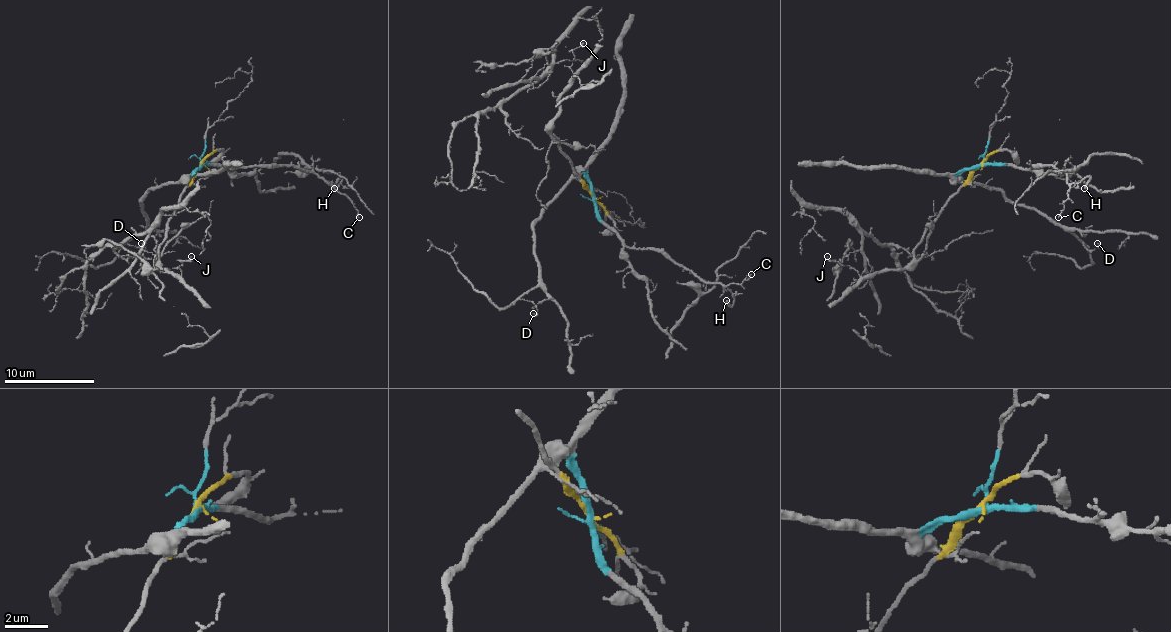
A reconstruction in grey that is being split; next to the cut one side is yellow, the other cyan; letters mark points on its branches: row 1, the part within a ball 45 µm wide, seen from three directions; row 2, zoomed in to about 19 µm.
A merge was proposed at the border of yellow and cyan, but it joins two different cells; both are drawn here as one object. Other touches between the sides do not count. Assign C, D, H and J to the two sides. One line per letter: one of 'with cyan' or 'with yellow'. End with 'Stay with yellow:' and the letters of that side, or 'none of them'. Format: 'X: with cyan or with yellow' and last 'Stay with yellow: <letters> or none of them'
C: with cyan
D: with cyan
H: with cyan
J: with yellow
Stay with yellow: J

